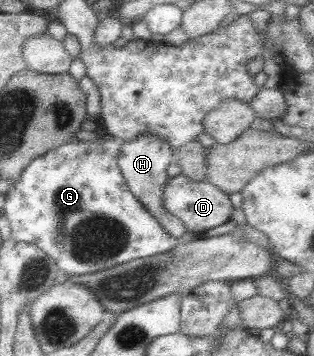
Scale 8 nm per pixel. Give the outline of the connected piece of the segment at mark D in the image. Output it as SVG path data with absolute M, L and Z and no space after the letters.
M181 174L169 177L165 182L162 188L162 205L165 212L176 216L184 224L185 230L195 235L220 224L225 224L230 220L233 210L227 194L221 192L221 189L215 188L205 181L189 180Z

